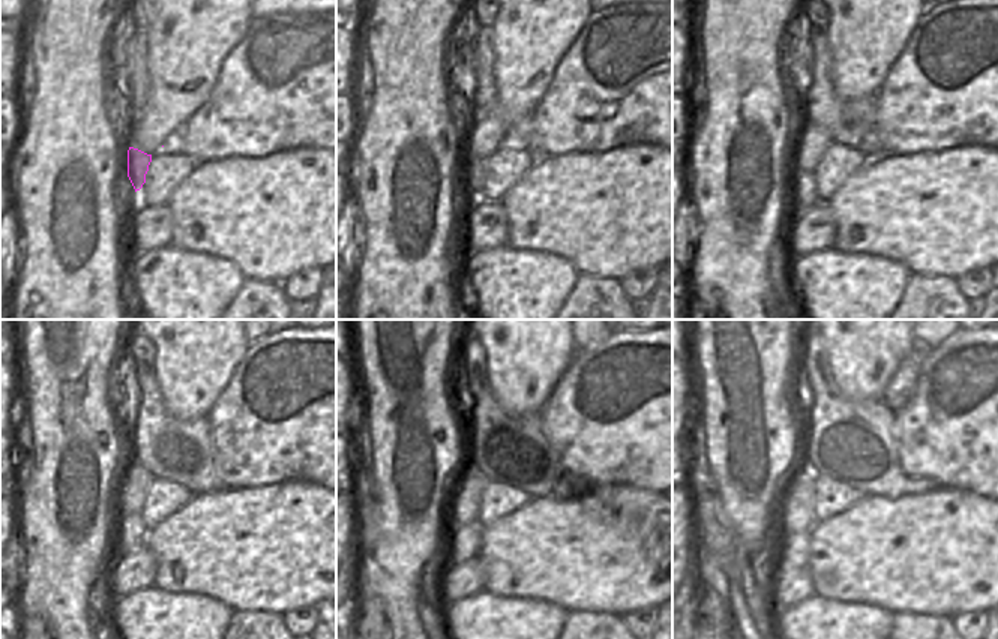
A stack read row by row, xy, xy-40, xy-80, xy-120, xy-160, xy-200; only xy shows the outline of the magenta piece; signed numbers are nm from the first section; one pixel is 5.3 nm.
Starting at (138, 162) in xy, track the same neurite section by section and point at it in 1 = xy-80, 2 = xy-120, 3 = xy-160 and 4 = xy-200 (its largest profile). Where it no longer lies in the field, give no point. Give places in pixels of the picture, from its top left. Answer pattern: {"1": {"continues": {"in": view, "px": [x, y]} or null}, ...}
{"1": {"continues": {"in": "xy-80", "px": [803, 191]}}, "2": {"continues": {"in": "xy-120", "px": [132, 531]}}, "3": {"continues": {"in": "xy-160", "px": [464, 542]}}, "4": {"continues": {"in": "xy-200", "px": [794, 552]}}}

